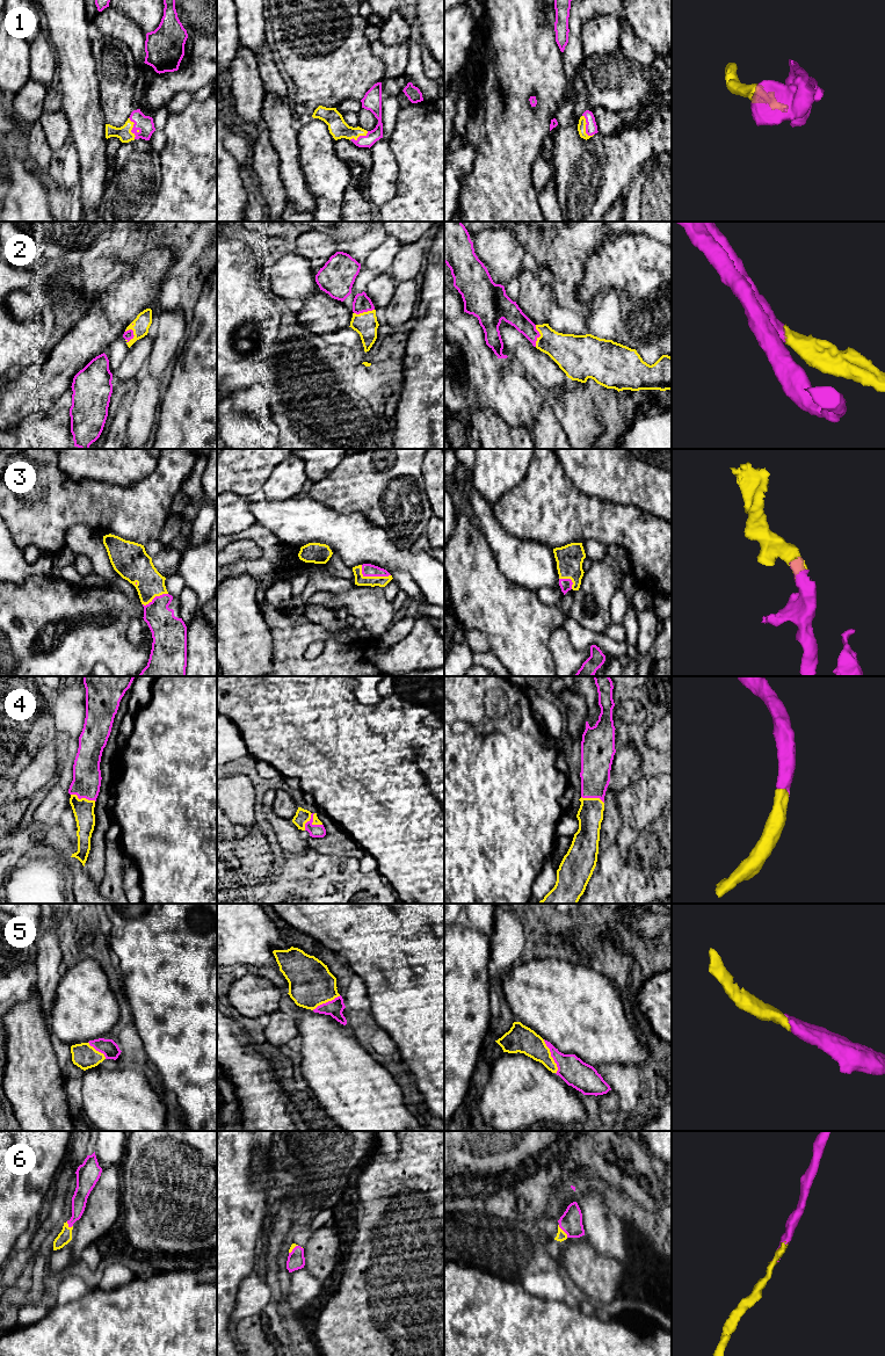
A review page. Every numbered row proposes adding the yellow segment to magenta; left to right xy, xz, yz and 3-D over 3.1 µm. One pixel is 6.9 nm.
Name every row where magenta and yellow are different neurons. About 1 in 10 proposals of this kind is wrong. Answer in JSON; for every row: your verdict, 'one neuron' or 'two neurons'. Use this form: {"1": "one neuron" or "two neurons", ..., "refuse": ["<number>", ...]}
{"1": "one neuron", "2": "one neuron", "3": "one neuron", "4": "one neuron", "5": "one neuron", "6": "one neuron", "refuse": []}

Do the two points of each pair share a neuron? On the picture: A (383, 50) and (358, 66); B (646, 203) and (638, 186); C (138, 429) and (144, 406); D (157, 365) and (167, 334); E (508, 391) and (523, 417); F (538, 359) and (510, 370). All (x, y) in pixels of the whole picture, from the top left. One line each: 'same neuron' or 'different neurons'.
A: different neurons
B: same neuron
C: same neuron
D: same neuron
E: same neuron
F: different neurons

